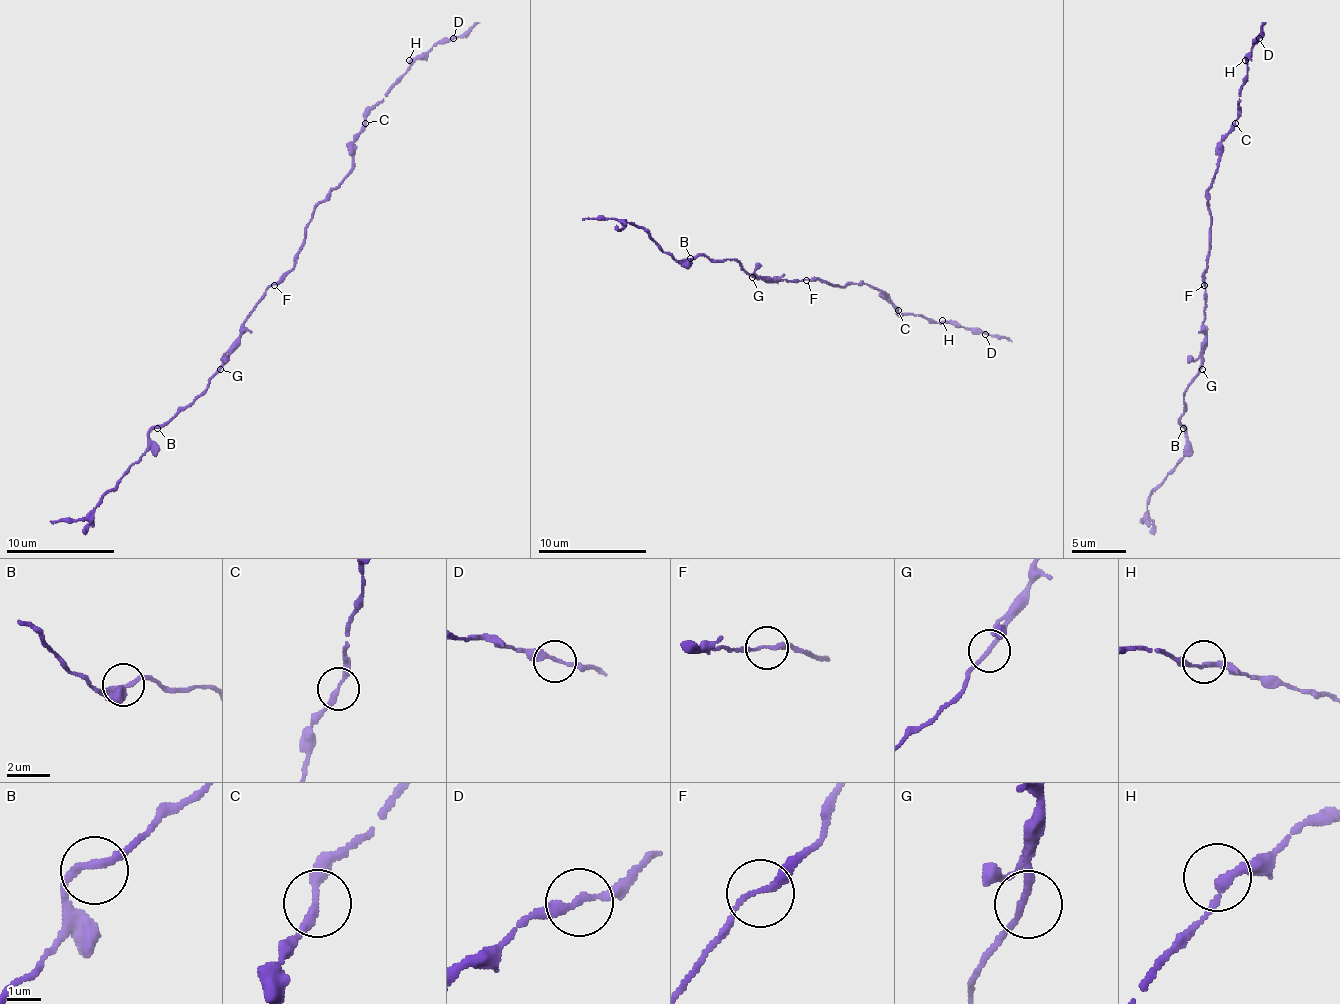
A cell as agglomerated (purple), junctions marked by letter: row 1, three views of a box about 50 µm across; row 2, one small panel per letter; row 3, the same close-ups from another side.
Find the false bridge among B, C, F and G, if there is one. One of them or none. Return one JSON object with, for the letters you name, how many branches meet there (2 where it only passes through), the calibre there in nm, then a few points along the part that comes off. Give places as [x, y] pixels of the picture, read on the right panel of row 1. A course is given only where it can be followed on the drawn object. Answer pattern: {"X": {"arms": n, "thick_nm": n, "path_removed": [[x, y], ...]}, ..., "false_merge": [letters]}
{"false_merge": []}

